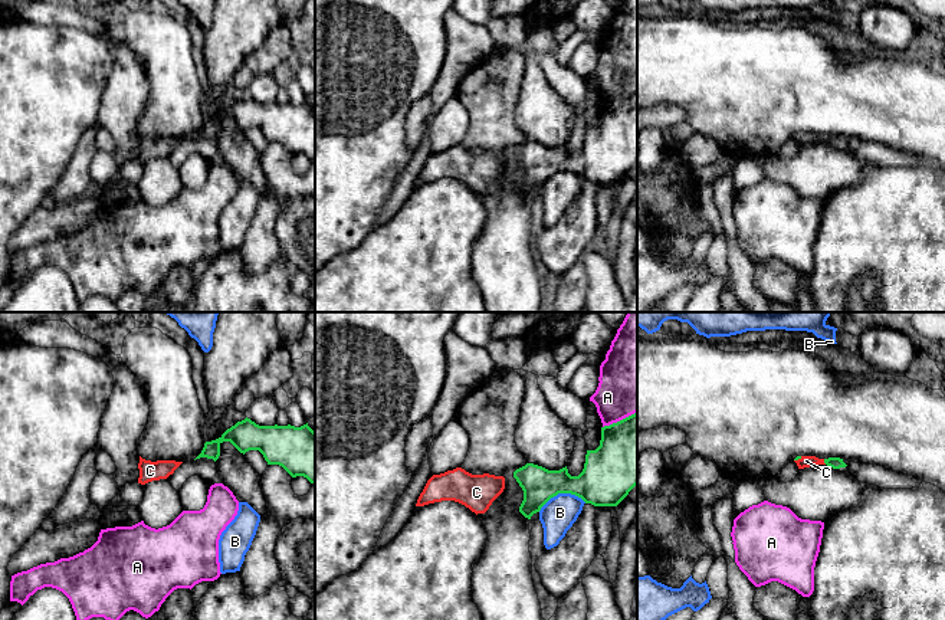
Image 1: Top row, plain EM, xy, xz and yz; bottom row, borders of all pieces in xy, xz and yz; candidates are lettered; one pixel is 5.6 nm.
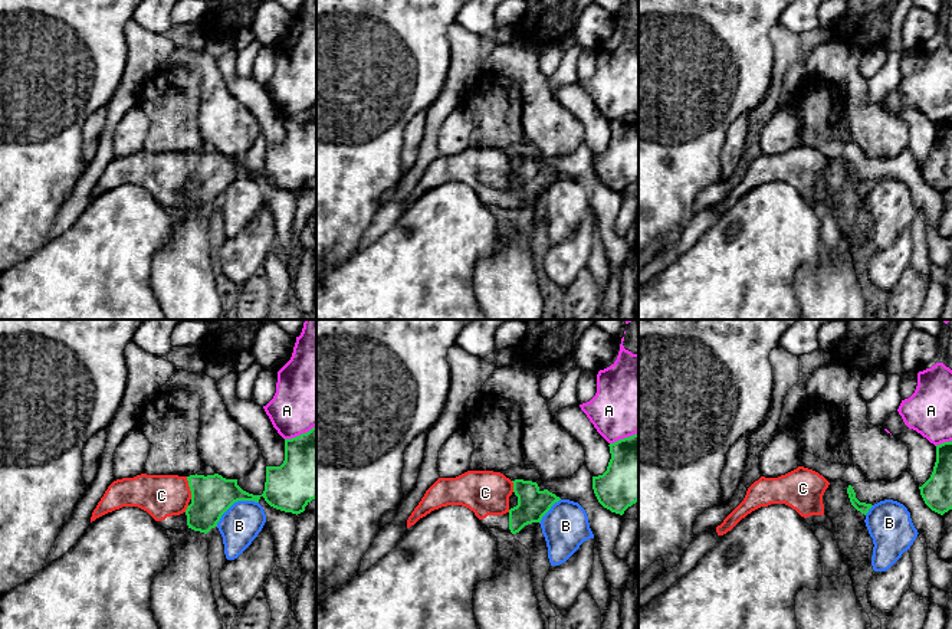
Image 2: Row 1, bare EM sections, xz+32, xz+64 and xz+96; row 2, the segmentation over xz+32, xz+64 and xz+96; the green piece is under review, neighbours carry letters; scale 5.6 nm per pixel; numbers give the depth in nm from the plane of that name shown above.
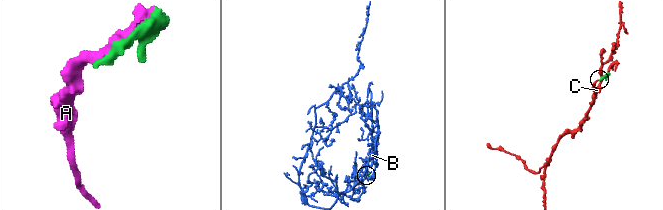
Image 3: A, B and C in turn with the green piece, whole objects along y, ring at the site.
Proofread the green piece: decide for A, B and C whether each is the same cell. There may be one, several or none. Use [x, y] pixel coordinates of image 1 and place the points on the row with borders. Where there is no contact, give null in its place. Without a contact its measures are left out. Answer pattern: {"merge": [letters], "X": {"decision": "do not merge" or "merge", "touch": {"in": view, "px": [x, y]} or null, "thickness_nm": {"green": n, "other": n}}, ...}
{"merge": ["C"], "A": {"decision": "do not merge", "touch": {"in": "xz", "px": [620, 420]}, "thickness_nm": {"green": 380, "other": 380}}, "B": {"decision": "do not merge", "touch": {"in": "xz", "px": [561, 492]}, "thickness_nm": {"green": 280, "other": 190}}, "C": {"decision": "merge", "touch": {"in": "yz", "px": [824, 462]}, "thickness_nm": {"green": 60, "other": 60}}}

